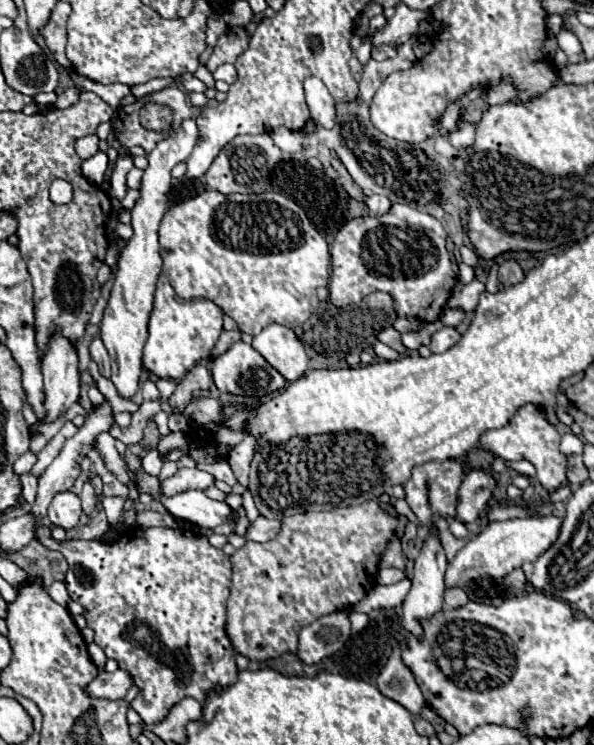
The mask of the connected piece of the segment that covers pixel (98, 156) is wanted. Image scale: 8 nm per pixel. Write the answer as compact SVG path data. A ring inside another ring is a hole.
M99 151L99 153L95 153L93 157L89 157L89 159L83 161L83 175L85 175L91 183L101 185L103 177L105 177L105 171L107 171L107 163L109 163L107 155Z

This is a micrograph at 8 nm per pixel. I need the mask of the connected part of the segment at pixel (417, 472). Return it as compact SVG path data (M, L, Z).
M455 459L417 465L413 467L409 481L403 485L405 501L417 515L417 519L427 527L433 525L437 519L455 519L459 505L459 485L463 483L463 479L465 479L465 467Z

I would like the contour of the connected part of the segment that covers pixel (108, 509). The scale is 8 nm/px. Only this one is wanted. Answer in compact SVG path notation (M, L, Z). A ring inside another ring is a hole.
M103 497L103 499L101 499L101 503L103 503L103 509L105 509L105 513L107 513L109 523L113 525L113 523L119 519L119 515L121 515L121 511L123 511L123 505L125 505L125 501L123 501L123 499L119 499L119 497Z

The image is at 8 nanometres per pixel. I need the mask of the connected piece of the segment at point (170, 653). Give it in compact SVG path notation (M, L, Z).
M35 525L35 537L39 539L41 545L45 545L47 549L55 549L55 551L61 551L63 557L69 561L69 571L67 571L67 577L65 577L65 585L67 585L67 591L71 595L73 601L81 603L87 613L85 613L85 619L87 619L87 625L95 631L95 643L105 651L105 655L109 659L115 659L119 663L121 669L127 669L133 679L135 679L135 685L141 689L141 697L135 697L131 707L143 717L145 723L153 723L153 721L161 721L161 717L165 717L165 713L177 703L181 701L181 697L193 697L197 701L203 701L205 699L205 693L209 689L219 689L219 687L225 687L225 685L233 685L233 681L237 681L237 667L235 667L235 653L233 653L233 647L229 645L229 639L225 637L225 601L229 597L229 589L231 589L231 563L229 563L229 557L213 547L209 543L209 539L201 533L193 533L193 531L185 531L185 529L169 529L169 527L127 527L129 531L121 533L121 537L113 543L99 543L99 541L57 541L51 537L51 529L45 527L45 525Z

